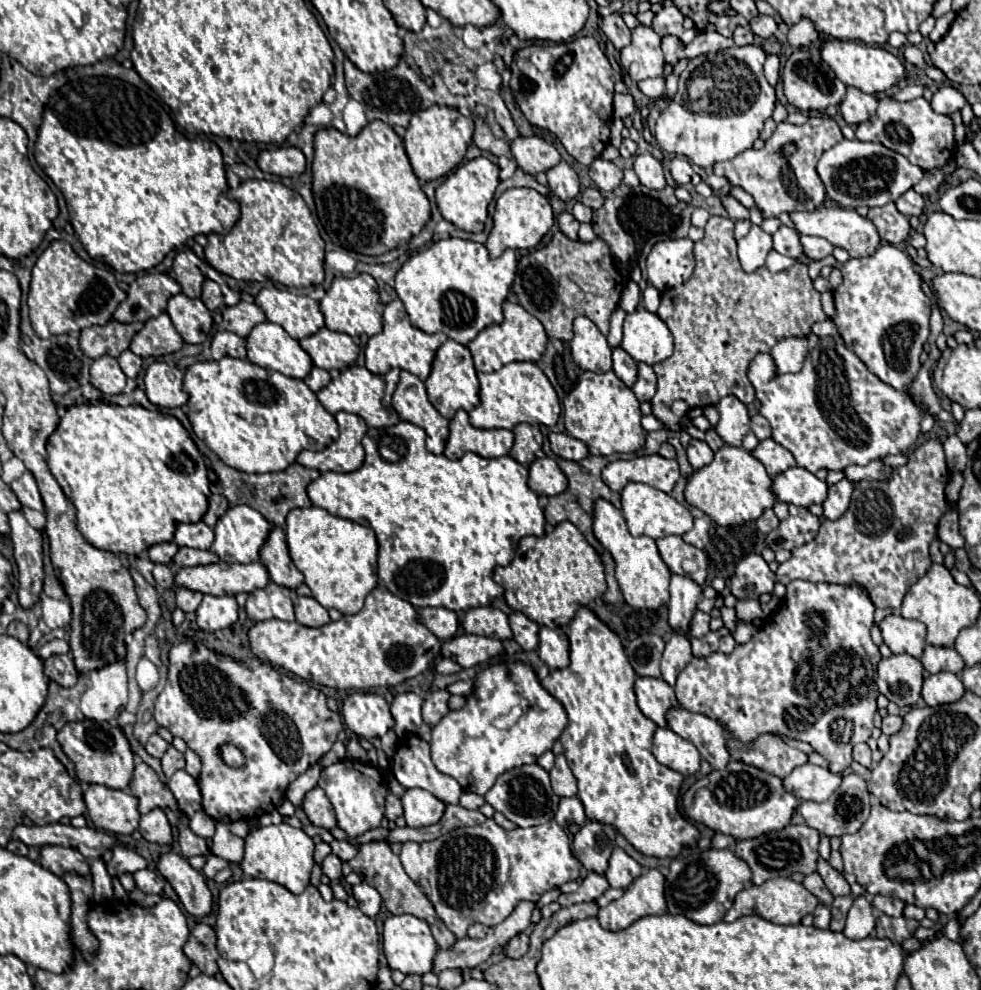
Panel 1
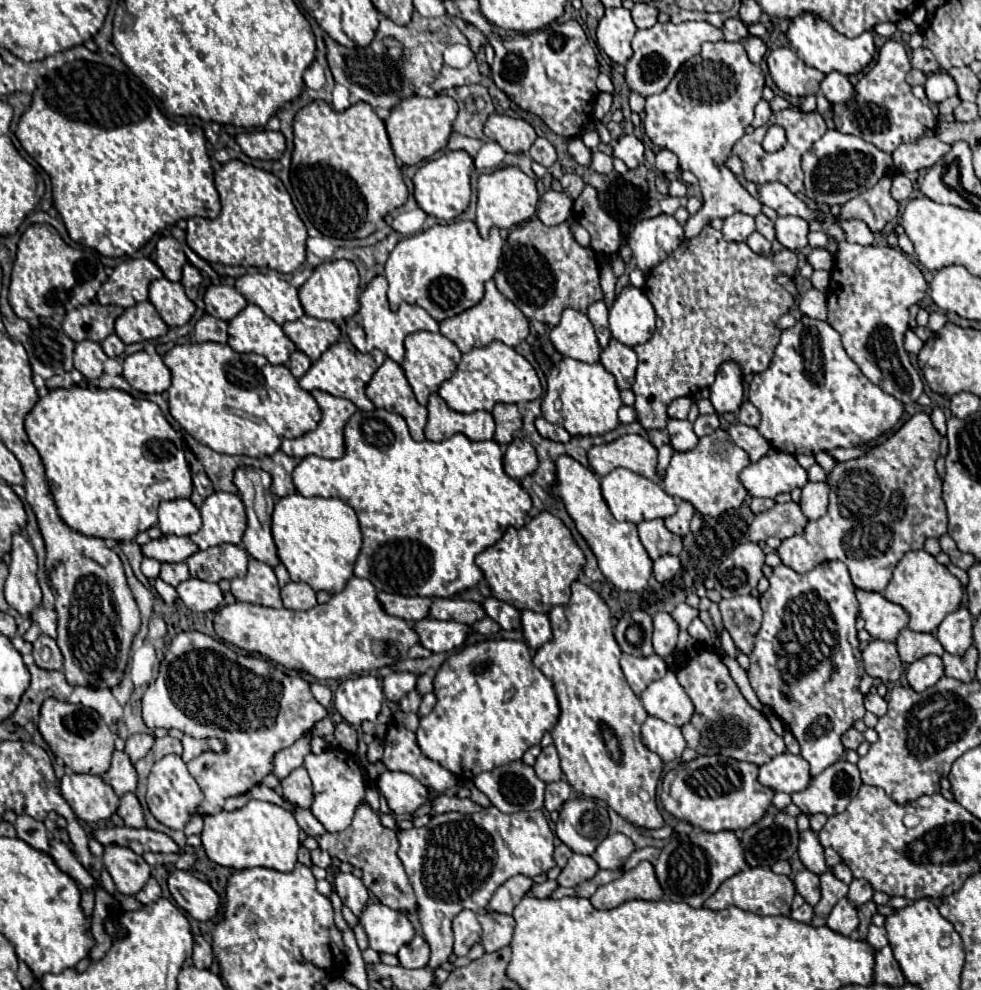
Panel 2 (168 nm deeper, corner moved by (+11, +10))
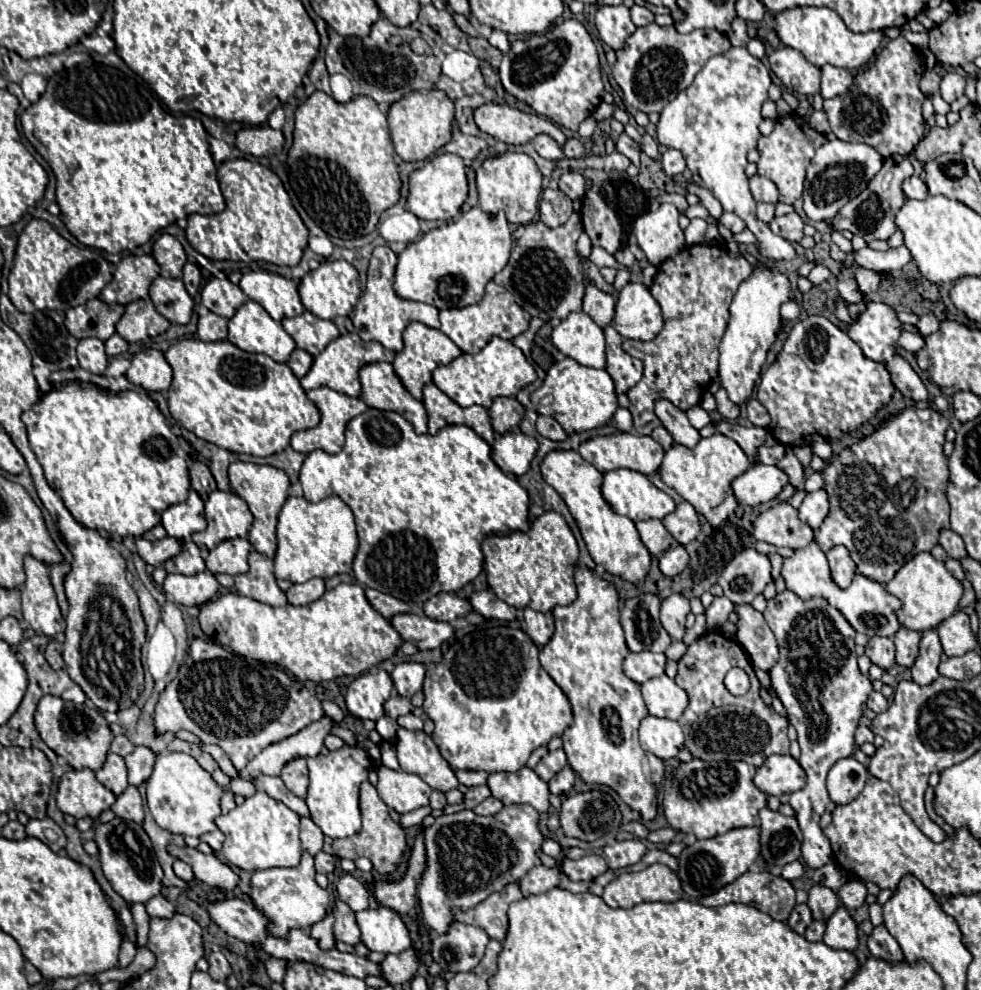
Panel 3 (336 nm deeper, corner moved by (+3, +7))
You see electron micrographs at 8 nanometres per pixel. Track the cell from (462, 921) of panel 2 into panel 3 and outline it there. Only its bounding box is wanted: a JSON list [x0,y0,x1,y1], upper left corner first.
[432,922,490,972]

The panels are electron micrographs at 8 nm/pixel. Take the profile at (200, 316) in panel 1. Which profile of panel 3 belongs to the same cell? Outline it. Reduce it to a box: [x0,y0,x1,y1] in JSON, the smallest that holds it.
[150,276,194,324]

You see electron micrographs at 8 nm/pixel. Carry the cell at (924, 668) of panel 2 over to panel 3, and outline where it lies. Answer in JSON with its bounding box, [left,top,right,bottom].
[912,630,942,686]

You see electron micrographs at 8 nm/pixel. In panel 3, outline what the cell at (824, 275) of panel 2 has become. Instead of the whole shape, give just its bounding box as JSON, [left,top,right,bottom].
[808,264,832,286]

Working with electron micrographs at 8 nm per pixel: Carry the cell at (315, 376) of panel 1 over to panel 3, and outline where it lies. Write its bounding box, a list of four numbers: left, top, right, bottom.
[288,350,314,378]

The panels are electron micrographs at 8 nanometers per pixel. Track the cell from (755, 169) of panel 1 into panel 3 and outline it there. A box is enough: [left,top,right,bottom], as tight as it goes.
[758,114,826,204]

